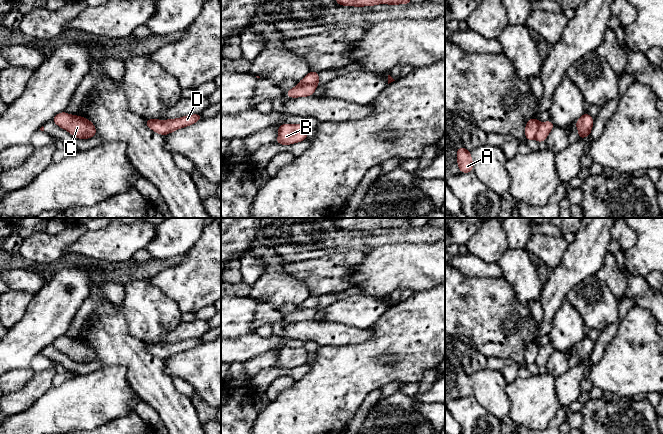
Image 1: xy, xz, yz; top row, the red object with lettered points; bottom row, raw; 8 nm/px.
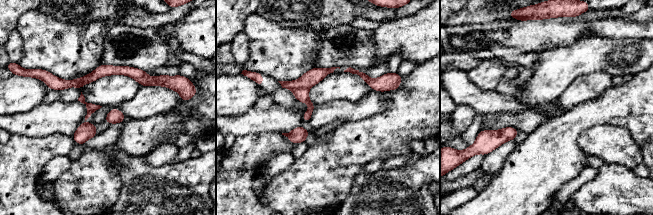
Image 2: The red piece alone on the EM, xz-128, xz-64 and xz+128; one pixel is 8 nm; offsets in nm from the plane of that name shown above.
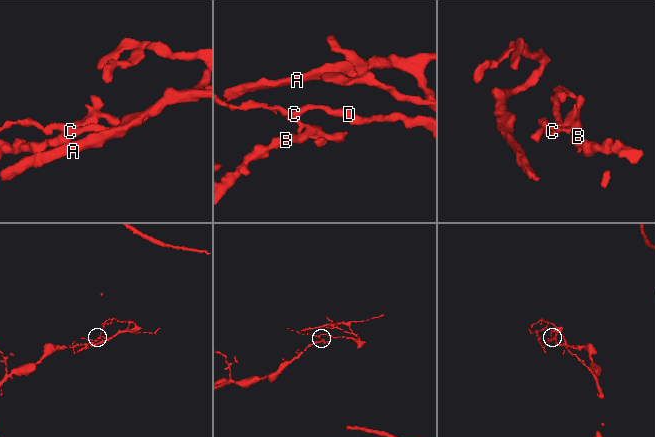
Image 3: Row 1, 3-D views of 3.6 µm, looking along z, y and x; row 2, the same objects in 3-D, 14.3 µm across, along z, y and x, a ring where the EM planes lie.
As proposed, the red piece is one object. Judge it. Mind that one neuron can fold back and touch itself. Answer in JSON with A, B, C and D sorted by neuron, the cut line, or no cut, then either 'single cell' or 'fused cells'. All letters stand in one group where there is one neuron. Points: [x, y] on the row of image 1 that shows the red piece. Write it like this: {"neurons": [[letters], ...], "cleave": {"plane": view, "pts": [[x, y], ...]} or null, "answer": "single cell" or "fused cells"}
{"neurons": [["A", "C", "D"], ["B"]], "cleave": {"plane": "xz", "pts": [[316, 85], [304, 84], [298, 86]]}, "answer": "fused cells"}

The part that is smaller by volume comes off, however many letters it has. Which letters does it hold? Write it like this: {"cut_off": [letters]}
{"cut_off": ["A", "C", "D"]}

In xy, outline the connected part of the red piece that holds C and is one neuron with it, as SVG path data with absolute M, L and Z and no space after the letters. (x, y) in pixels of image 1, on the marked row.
M63 111L56 114L52 121L77 139L81 139L83 136L91 138L97 134L94 124L82 116L70 115Z

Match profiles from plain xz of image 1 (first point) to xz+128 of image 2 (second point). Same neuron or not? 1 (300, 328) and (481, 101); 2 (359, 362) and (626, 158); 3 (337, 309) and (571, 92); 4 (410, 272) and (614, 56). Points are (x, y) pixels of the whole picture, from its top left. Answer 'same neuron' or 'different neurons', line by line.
1: same neuron
2: different neurons
3: same neuron
4: same neuron

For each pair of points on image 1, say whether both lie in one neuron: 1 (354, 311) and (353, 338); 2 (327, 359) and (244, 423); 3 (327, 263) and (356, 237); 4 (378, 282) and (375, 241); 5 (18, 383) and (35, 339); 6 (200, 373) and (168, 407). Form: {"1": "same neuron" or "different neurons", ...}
{"1": "different neurons", "2": "different neurons", "3": "different neurons", "4": "different neurons", "5": "different neurons", "6": "different neurons"}

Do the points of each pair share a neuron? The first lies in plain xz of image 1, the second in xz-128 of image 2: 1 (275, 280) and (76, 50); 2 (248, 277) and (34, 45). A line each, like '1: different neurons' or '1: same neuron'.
1: same neuron
2: different neurons

